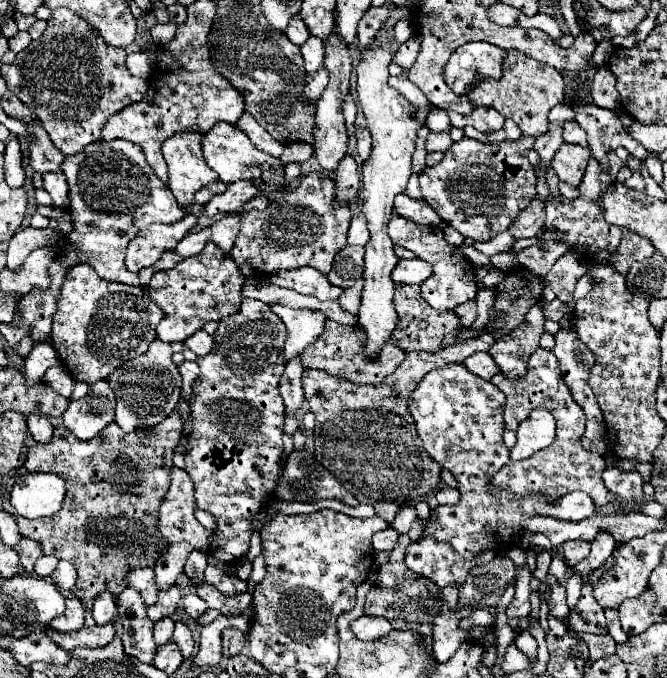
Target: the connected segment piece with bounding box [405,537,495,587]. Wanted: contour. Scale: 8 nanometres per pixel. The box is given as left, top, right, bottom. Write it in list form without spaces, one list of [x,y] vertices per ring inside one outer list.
[[[423,537],[417,539],[409,545],[407,555],[405,555],[405,563],[411,571],[429,577],[433,583],[445,587],[445,585],[463,585],[469,569],[473,565],[485,565],[495,557],[495,553],[483,553],[481,557],[477,557],[475,561],[463,561],[463,557],[459,557],[451,545],[439,543],[431,537]]]

